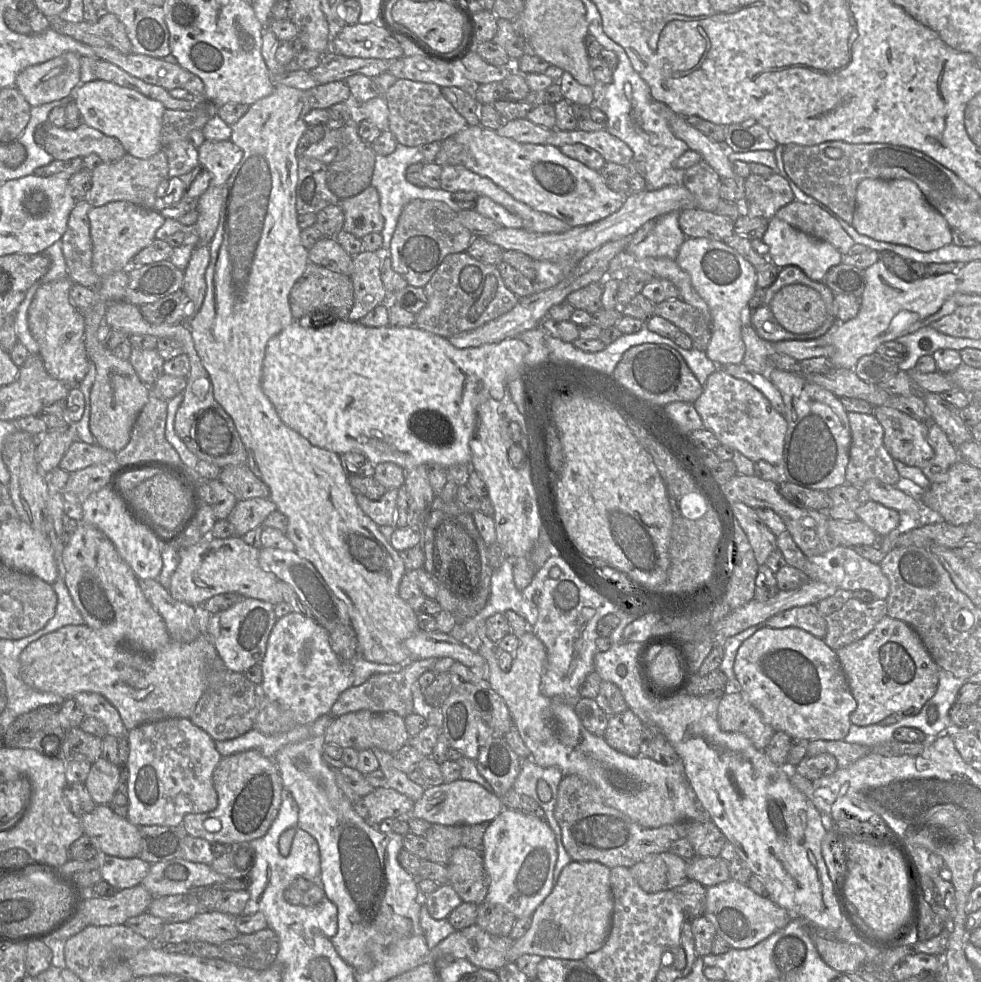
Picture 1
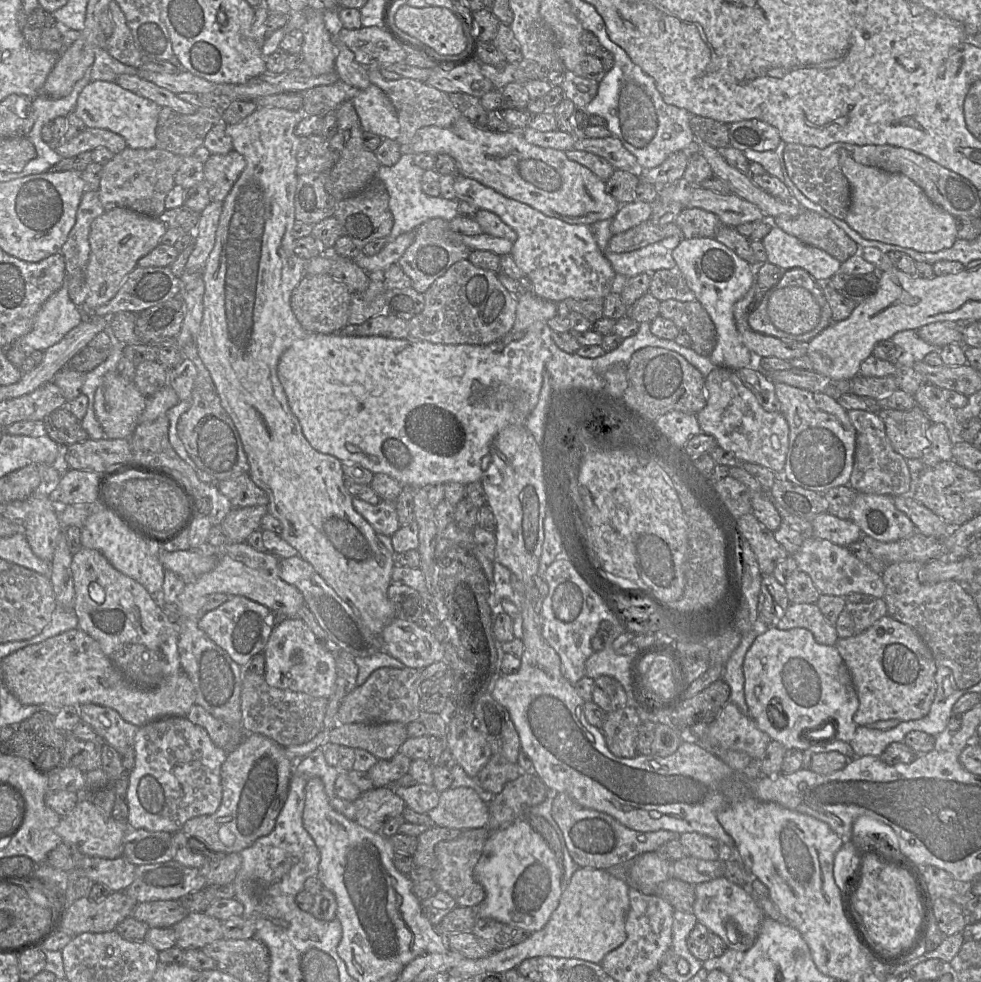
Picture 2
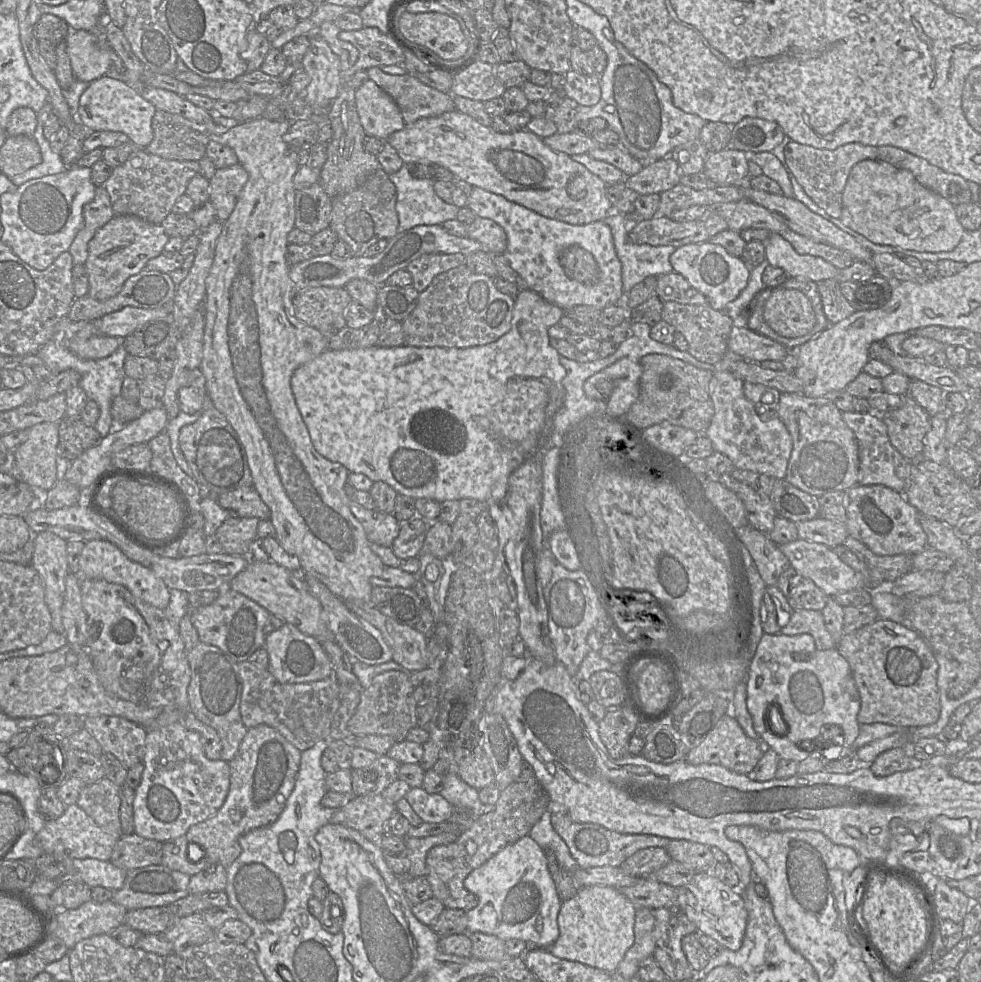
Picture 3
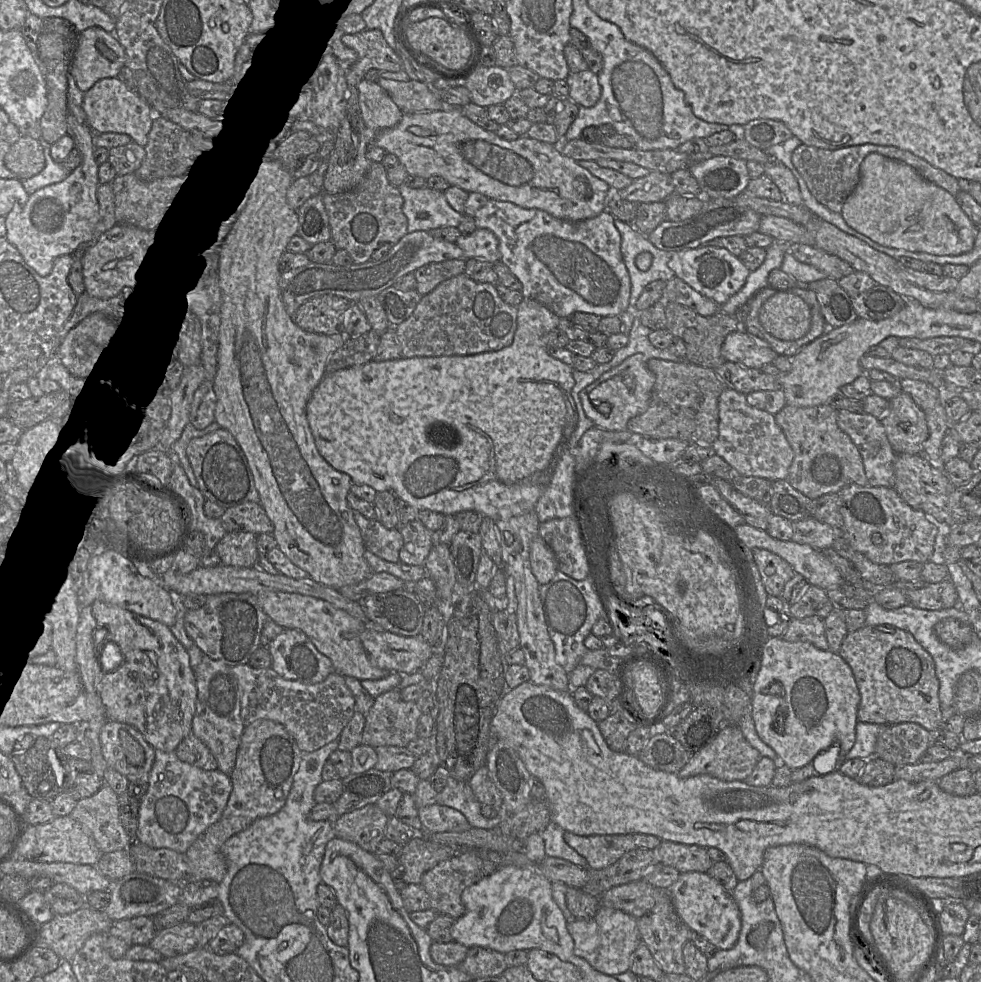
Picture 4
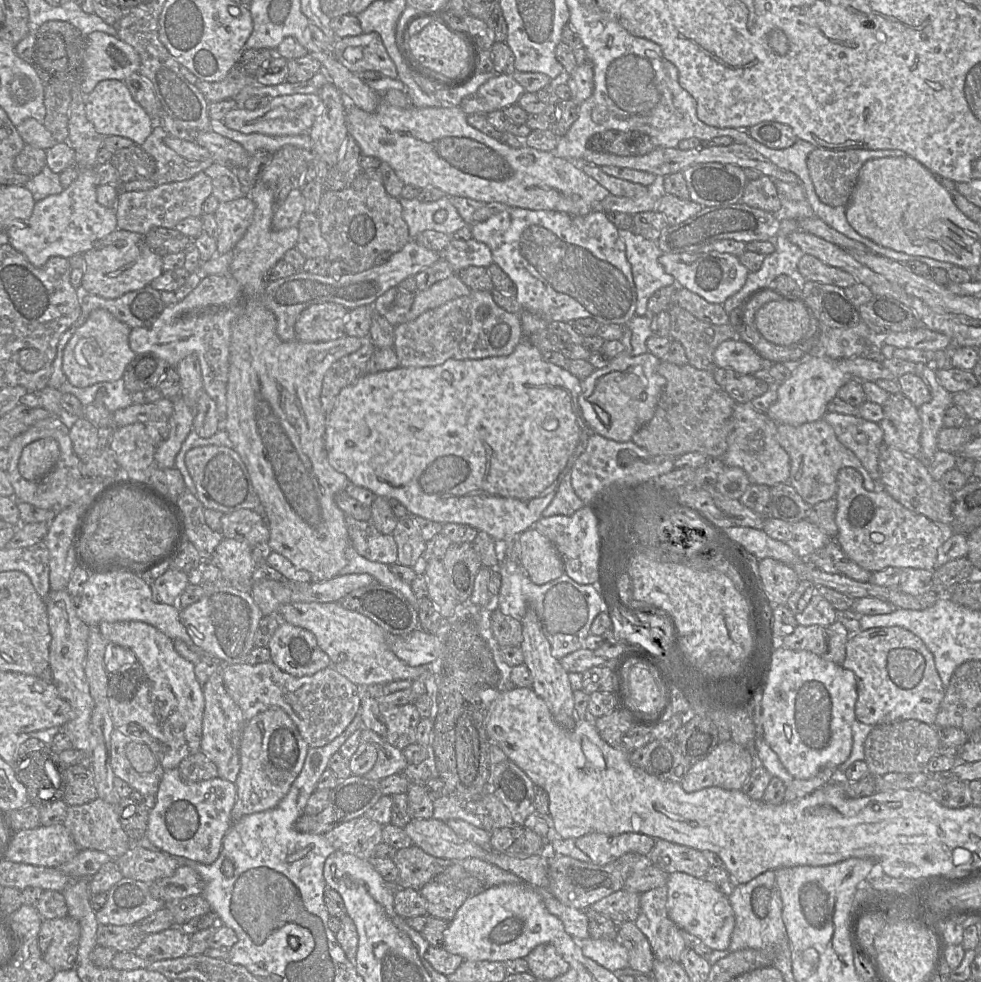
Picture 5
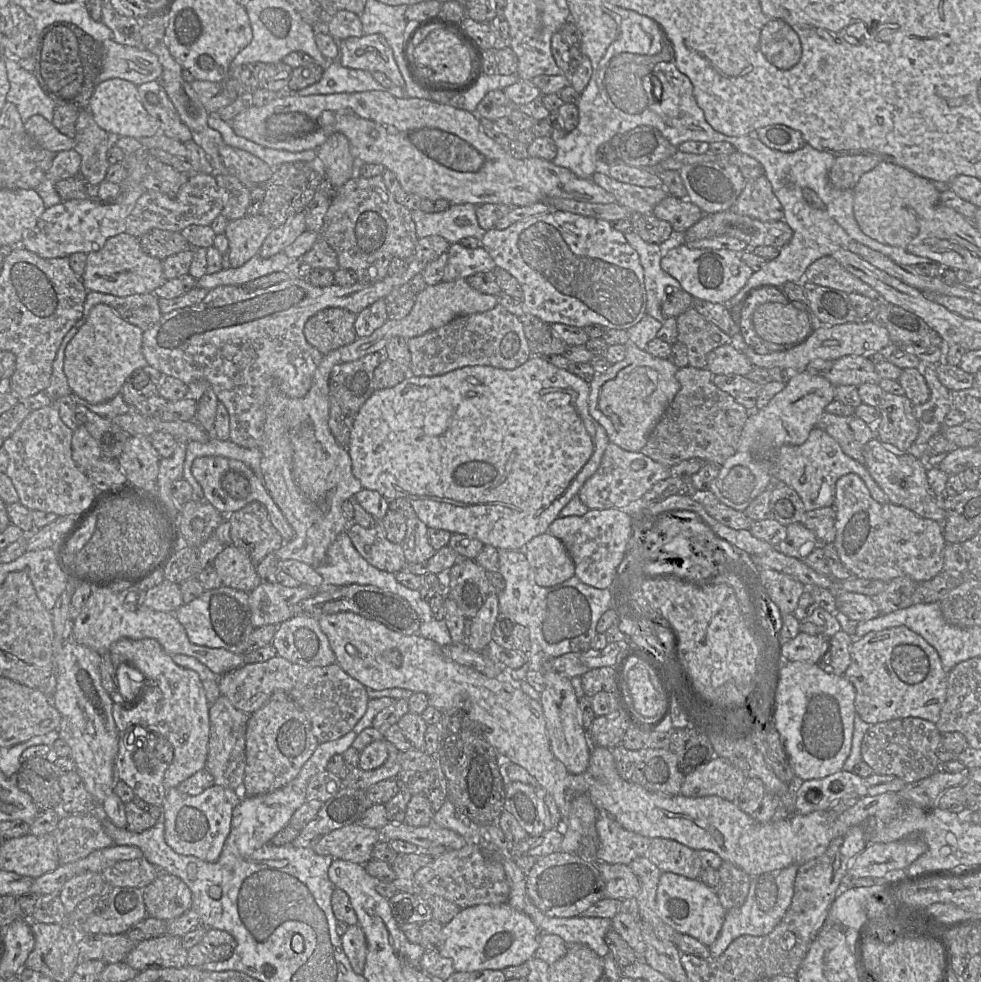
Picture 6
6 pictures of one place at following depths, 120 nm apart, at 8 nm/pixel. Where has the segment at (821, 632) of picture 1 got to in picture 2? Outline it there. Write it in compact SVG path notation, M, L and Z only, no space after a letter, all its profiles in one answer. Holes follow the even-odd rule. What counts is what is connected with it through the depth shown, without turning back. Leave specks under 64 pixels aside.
M790 603L776 628L805 628L811 631L816 642L822 645L835 646L839 639L835 626L829 623L816 603Z

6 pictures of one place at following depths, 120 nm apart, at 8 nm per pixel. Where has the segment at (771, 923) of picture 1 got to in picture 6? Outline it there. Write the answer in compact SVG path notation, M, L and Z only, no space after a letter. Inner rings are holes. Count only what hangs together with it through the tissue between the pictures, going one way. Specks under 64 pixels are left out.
M662 872L656 894L657 912L661 920L676 932L687 934L710 947L719 936L726 910L718 894L699 879L689 879L671 872Z

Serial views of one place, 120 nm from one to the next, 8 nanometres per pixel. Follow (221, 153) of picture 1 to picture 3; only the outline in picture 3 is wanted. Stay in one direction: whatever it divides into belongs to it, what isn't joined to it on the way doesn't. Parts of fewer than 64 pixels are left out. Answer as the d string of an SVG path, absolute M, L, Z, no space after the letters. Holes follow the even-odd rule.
M240 163L216 169L214 176L209 180L209 201L216 210L216 219L220 222L225 222L233 212L247 180L248 173Z

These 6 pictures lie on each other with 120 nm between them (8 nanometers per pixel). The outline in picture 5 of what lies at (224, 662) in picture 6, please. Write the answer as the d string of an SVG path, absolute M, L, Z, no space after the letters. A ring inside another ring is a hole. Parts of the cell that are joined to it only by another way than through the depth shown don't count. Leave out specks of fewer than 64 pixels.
M114 571L106 574L90 574L79 599L77 615L89 627L98 626L101 622L144 622L157 628L172 640L182 640L190 650L199 655L200 659L212 657L193 642L179 619L179 611L180 609L173 605L154 602L151 585L147 584L141 576Z

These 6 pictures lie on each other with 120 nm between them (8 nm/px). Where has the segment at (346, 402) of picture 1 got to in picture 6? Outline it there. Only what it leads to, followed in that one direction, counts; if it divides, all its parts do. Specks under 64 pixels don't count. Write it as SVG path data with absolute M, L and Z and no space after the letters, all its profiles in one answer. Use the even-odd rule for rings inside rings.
M532 356L527 362L521 366L512 369L504 370L491 366L467 366L448 372L438 376L413 376L409 374L402 382L391 388L376 390L370 398L362 405L356 415L354 425L351 431L350 442L347 451L352 462L352 472L354 476L361 482L363 488L377 491L386 499L404 498L406 499L415 511L416 516L430 528L438 528L447 530L450 533L464 534L475 538L484 545L491 545L498 550L519 550L535 536L546 533L549 525L559 517L561 509L569 502L569 500L576 494L584 484L584 482L596 471L598 468L604 450L609 443L605 429L590 415L588 408L590 386L583 379L570 373L567 370L558 368L548 363L542 356Z

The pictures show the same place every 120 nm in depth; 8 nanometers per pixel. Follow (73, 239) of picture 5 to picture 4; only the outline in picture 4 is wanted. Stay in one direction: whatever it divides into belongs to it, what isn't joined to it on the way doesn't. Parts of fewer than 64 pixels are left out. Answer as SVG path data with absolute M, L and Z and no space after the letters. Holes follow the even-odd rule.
M71 114L67 115L67 134L74 140L82 161L80 165L61 182L43 187L29 196L25 205L15 204L13 209L5 216L7 228L6 238L14 245L25 262L40 276L48 276L52 272L54 261L62 255L73 255L82 247L93 243L94 231L100 220L99 204L97 200L98 168L93 151L93 137L96 135L88 125L80 124Z

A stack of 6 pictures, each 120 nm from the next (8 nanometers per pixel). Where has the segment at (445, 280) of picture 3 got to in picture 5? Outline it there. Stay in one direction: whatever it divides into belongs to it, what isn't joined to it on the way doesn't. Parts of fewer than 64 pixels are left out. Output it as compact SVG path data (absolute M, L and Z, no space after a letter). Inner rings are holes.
M471 291L445 304L428 310L412 321L395 326L394 349L400 367L429 367L443 364L449 359L468 360L510 355L523 338L519 314L510 313L494 301L489 291Z

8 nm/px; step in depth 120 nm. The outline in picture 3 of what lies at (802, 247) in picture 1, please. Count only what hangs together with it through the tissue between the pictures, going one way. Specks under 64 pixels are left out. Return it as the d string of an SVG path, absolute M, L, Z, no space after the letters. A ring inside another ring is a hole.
M772 233L765 242L765 257L771 266L782 268L789 277L806 277L816 283L826 279L836 279L839 270L821 257L797 253L779 233Z

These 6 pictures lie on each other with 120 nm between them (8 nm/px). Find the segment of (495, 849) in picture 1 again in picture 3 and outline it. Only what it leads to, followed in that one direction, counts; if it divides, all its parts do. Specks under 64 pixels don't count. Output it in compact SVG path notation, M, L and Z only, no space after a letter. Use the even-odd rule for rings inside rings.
M526 835L503 848L464 880L464 887L478 898L478 904L467 911L467 932L482 932L503 940L520 939L529 945L549 949L559 937L558 914L562 900L548 869L548 859L543 849Z

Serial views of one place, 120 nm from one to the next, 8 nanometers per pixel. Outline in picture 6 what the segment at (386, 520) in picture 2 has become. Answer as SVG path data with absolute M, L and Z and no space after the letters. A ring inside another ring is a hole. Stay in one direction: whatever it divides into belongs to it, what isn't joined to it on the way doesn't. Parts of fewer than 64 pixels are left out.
M349 523L346 532L354 548L369 564L390 573L402 570L406 563L402 546L386 538L380 523L369 528Z

